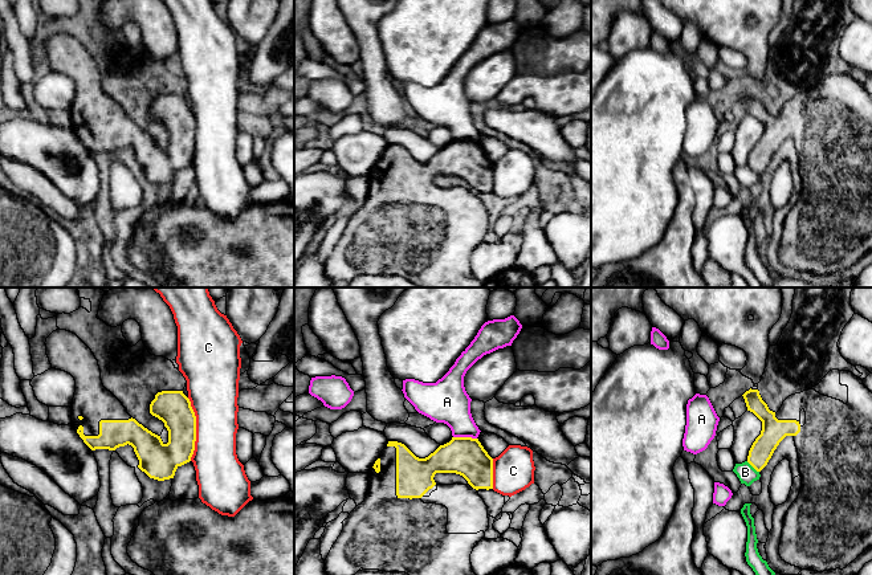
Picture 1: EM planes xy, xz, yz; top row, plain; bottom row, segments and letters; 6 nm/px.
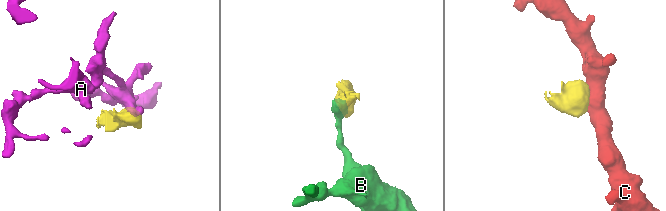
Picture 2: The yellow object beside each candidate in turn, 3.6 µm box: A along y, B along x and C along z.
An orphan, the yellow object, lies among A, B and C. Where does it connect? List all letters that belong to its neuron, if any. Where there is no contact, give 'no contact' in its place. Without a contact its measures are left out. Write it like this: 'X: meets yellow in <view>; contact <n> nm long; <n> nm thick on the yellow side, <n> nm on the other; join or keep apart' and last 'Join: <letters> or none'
A: meets yellow in xz; contact 140 nm long; 240 nm thick on the yellow side, 260 nm on the other; keep apart
B: meets yellow in yz; contact 100 nm long; 150 nm thick on the yellow side, 110 nm on the other; keep apart
C: meets yellow in xy; contact 380 nm long; 220 nm thick on the yellow side, 300 nm on the other; keep apart
Join: none

